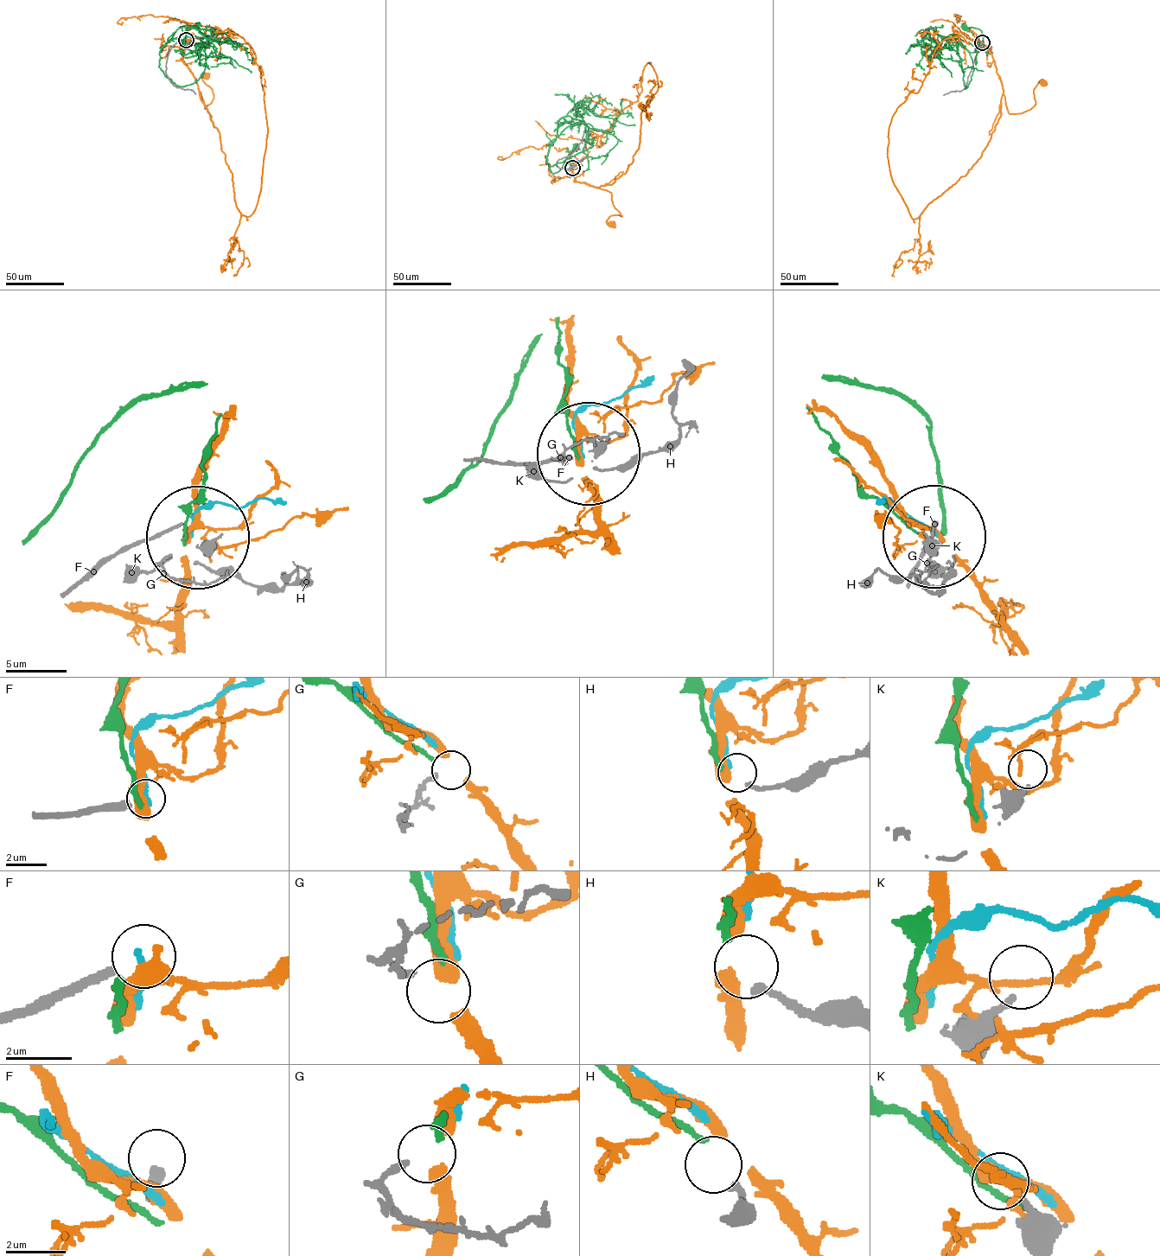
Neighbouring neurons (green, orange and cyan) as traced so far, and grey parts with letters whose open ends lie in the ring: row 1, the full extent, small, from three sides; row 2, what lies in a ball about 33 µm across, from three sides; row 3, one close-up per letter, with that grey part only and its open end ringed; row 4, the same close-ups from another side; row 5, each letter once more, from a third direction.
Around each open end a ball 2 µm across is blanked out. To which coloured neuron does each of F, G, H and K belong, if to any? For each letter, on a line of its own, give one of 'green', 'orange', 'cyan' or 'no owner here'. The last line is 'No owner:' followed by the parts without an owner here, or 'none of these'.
F: no owner here
G: orange
H: green
K: no owner here
No owner: F, K

